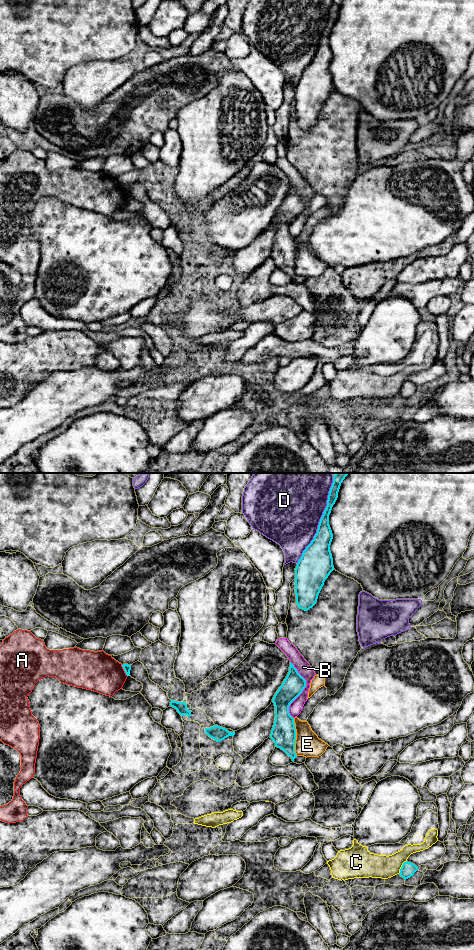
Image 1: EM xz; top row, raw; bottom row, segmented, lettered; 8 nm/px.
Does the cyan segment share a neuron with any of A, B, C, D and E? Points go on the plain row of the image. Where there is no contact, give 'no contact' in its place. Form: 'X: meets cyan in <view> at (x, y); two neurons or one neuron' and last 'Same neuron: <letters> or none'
A: meets cyan in xz at (124, 190); two neurons
B: meets cyan in xz at (303, 209); two neurons
C: meets cyan in xz at (401, 387); two neurons
D: meets cyan in xz at (319, 42); two neurons
E: meets cyan in xz at (295, 257); two neurons
Same neuron: none

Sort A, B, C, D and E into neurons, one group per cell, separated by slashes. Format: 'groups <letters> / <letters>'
groups A / B / C / D / E

